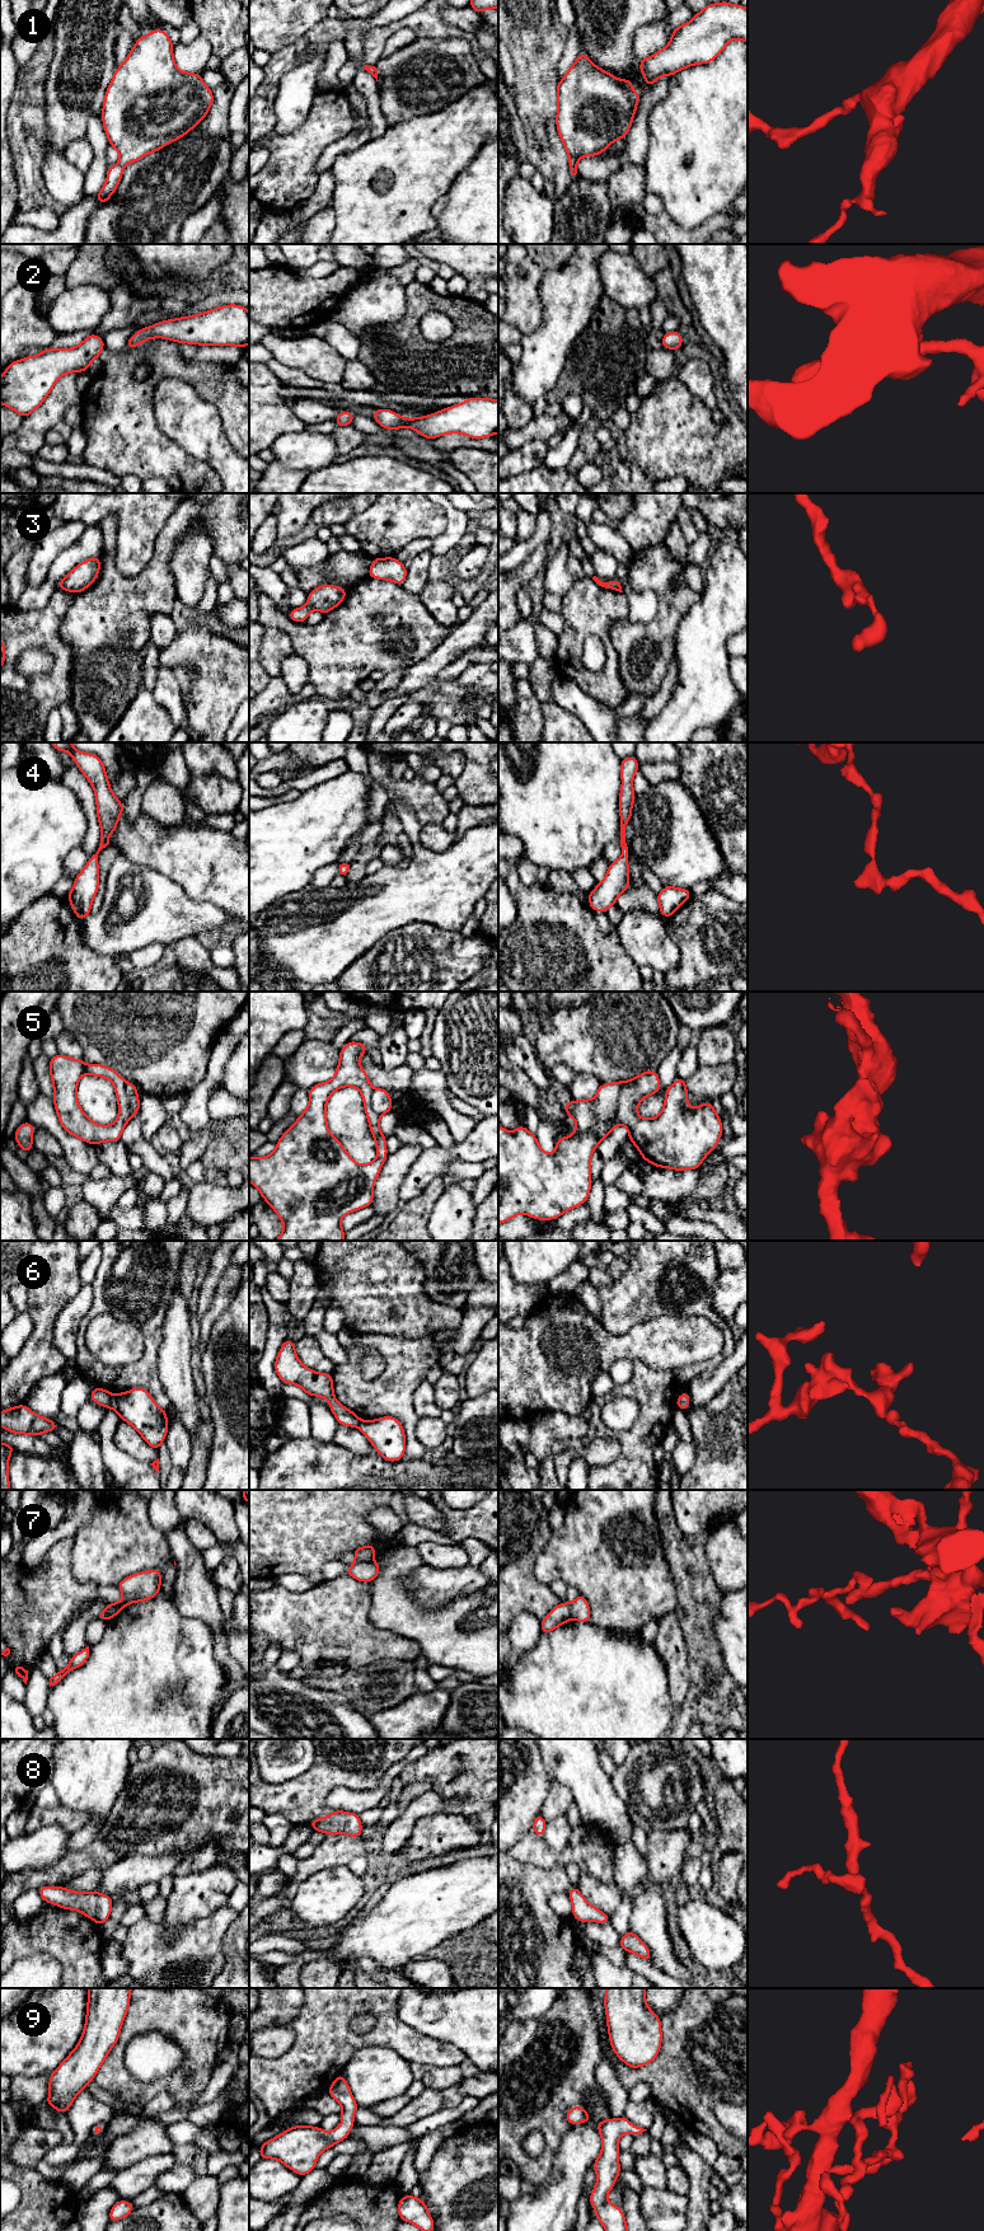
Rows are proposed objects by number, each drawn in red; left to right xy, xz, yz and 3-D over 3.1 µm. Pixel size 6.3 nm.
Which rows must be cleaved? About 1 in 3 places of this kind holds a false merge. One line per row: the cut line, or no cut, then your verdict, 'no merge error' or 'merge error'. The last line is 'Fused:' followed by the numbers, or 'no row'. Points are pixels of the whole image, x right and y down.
1: no cut; no merge error
2: no cut; no merge error
3: no cut; no merge error
4: no cut; no merge error
5: cut in yz along (619, 1082), (617, 1112), (610, 1119), (600, 1121); merge error
6: cut in xy along (109, 1395), (111, 1406); merge error
7: cut in xy along (121, 1607), (112, 1607), (102, 1618); merge error
8: no cut; no merge error
9: no cut; no merge error
Fused: 5, 6, 7

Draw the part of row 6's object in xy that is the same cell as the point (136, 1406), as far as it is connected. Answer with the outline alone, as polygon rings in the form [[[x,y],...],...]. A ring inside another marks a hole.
[[[142,1387],[111,1395],[111,1409],[135,1428],[151,1448],[158,1450],[164,1443],[168,1433],[165,1409],[159,1407]]]

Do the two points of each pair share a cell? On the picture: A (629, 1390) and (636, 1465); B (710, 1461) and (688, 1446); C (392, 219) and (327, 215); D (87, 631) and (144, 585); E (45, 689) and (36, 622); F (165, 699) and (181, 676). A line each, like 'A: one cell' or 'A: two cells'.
A: one cell
B: two cells
C: two cells
D: one cell
E: one cell
F: two cells

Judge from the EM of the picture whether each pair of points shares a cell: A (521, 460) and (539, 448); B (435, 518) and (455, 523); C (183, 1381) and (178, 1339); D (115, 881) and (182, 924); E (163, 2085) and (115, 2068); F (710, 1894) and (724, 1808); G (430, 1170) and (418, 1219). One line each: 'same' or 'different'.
A: same
B: different
C: same
D: same
E: same
F: same
G: different

